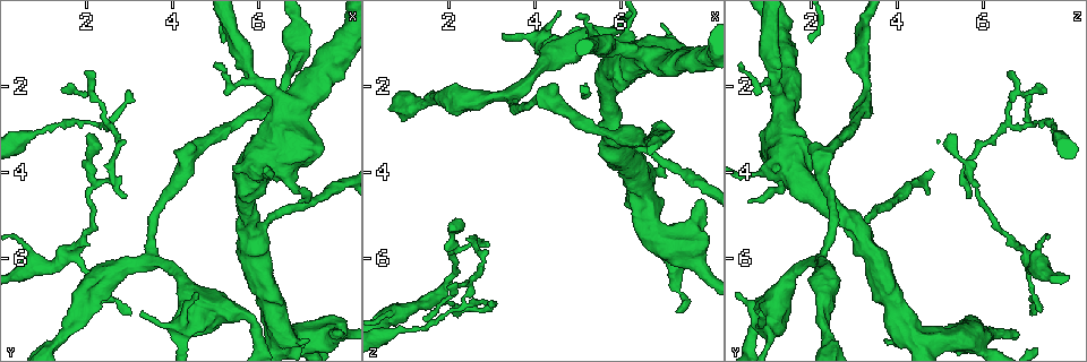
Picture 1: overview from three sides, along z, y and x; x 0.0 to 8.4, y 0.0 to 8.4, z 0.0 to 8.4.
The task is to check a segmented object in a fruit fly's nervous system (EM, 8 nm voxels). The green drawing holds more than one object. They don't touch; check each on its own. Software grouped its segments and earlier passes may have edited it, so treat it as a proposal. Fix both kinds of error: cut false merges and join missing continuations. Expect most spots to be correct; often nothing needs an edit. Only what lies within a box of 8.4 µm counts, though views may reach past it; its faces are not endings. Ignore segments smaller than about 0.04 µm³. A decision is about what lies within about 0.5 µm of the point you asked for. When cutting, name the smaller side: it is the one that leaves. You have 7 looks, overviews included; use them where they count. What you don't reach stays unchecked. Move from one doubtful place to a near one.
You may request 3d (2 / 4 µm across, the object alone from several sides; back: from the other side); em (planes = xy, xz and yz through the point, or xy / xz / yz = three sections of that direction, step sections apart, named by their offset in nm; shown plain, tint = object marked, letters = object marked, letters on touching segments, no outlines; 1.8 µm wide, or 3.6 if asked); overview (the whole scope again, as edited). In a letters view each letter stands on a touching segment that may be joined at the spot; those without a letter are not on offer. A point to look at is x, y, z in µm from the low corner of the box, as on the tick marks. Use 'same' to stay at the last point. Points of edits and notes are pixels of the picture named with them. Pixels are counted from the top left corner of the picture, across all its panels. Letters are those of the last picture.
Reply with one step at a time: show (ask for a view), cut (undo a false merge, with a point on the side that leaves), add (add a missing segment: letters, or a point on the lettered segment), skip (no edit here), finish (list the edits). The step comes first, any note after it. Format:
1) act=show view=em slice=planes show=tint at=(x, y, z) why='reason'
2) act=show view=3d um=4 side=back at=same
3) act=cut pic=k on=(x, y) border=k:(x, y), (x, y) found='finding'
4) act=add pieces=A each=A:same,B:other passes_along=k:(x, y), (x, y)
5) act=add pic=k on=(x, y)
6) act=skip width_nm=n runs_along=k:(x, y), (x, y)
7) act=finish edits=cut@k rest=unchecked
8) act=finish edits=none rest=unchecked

act=show view=em slice=planes show=letters at=(2.05, 3.15, 5.30) why='an open end'

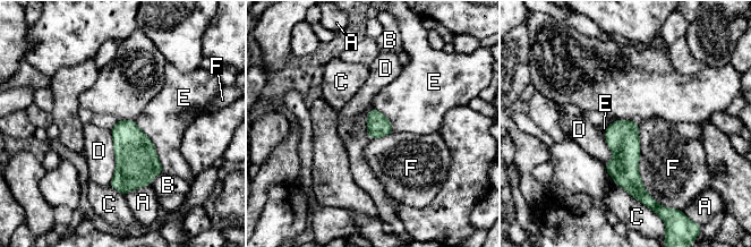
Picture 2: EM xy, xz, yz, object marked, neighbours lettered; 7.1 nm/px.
act=skip width_nm=160 each=A:other,B:other,C:other,D:other,E:other,F:other border=2:(111, 130), (114, 172), (109, 184) found='no lettered segment goes on from it'

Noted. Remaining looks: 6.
act=show view=3d um=4 at=(6.20, 3.95, 0.95) why='thick turns thin'

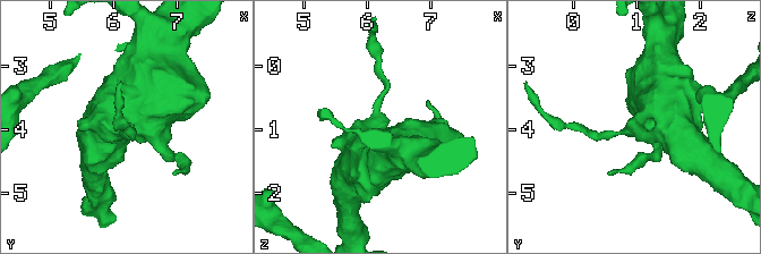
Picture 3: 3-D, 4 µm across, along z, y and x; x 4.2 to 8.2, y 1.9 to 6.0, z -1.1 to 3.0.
act=show view=em um=3.6 slice=planes show=letters at=(6.20, 4.05, 0.90)

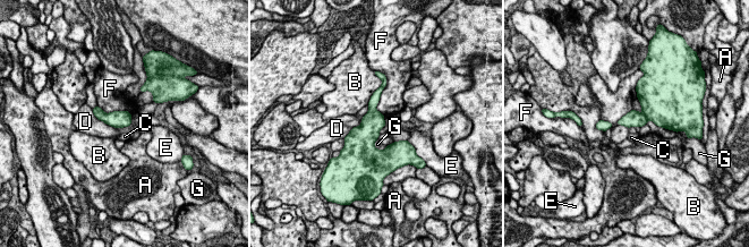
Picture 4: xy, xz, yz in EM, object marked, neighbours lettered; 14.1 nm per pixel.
act=skip width_nm=240 each=A:other,B:other,C:other,D:other,E:other,F:other,G:other border=4:(92, 109), (99, 119), (116, 128) found='one neuron here'

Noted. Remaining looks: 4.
act=show view=em um=3.6 slice=planes show=letters at=(6.80, 7.85, 5.45) why='three arms meet'

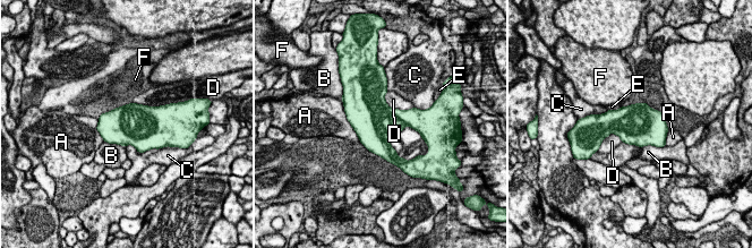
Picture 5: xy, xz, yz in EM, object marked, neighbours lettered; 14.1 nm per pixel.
act=skip each=A:other,B:other,C:other,D:other,E:other,F:other border=5:(384, 94), (393, 109), (413, 108) found='continuous, no second neuron'

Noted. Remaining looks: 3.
act=finish edits=none rest=unchecked

